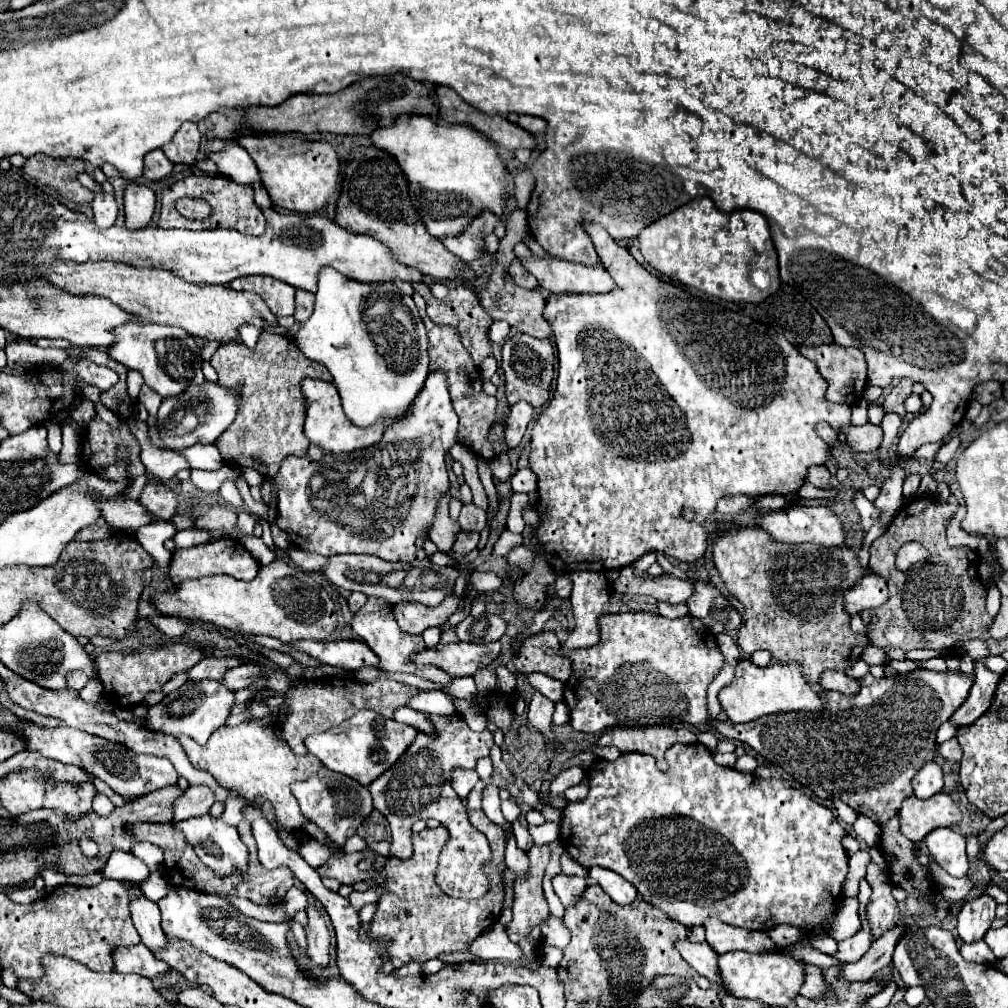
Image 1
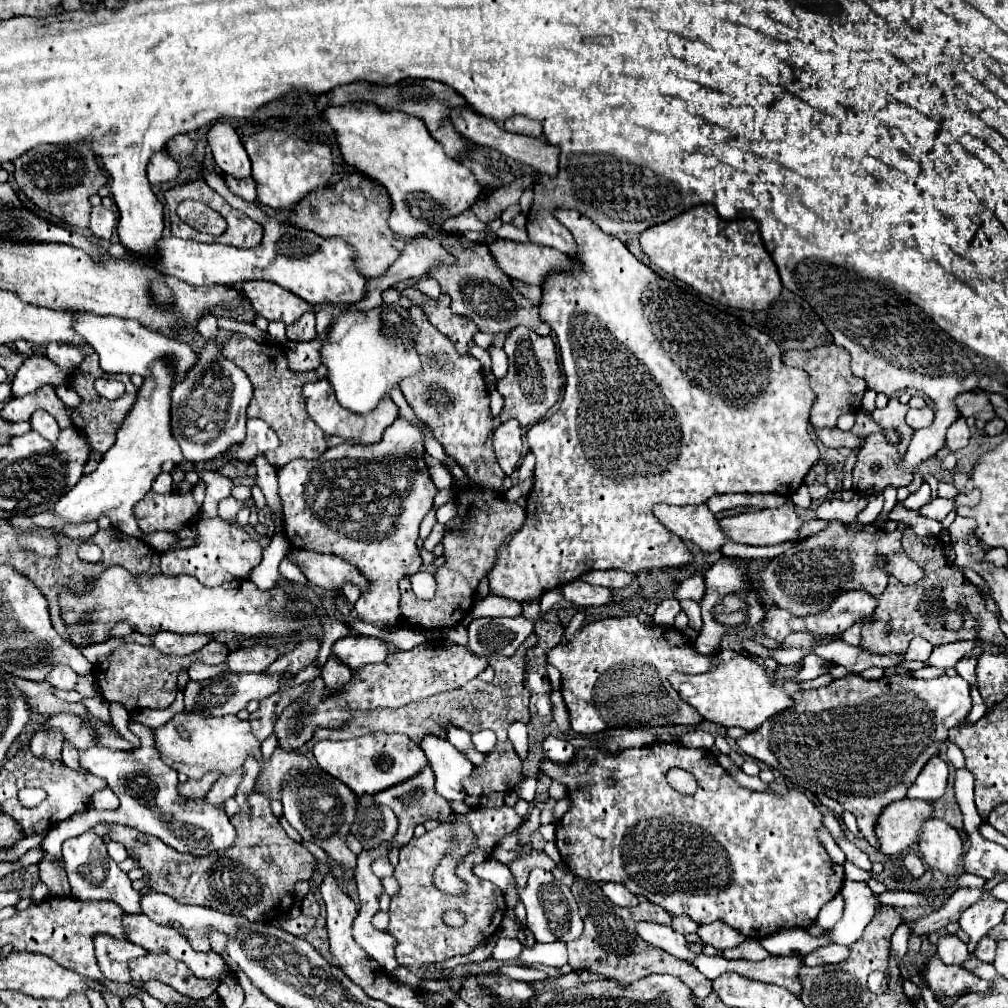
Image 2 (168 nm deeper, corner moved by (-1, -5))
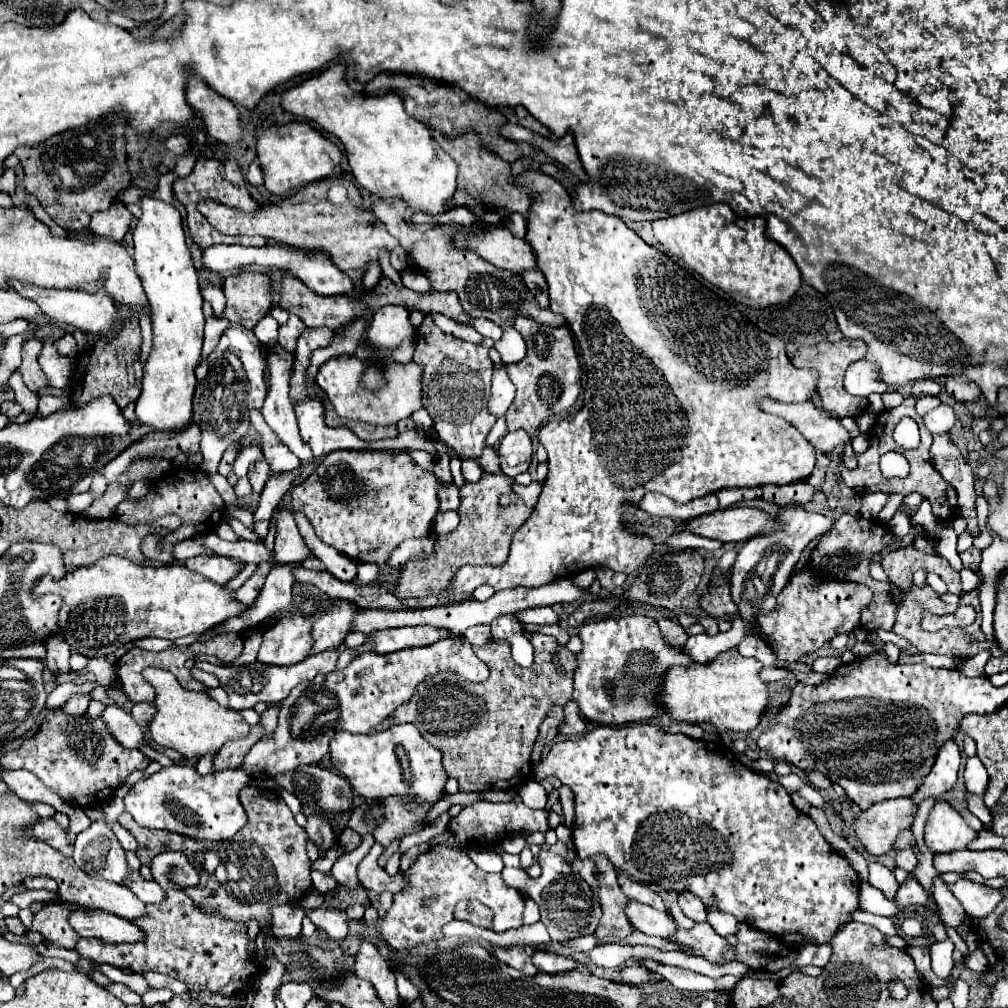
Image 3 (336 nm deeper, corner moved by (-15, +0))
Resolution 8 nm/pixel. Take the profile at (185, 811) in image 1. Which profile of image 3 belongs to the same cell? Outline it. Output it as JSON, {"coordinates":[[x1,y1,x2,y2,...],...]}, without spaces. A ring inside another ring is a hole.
{"coordinates":[[461,635,427,647,407,647,385,655,369,651,355,657,345,669,319,673,315,681,297,685,281,703,277,727,271,735,261,737,251,747,241,769,253,779,273,779,277,773,295,769,299,765,319,763,327,755,329,741,335,737,335,733,371,733,371,729,389,717,401,703,411,699,419,681,445,669,453,669,457,675,473,683,481,683,489,677,487,665,477,659,469,641]]}

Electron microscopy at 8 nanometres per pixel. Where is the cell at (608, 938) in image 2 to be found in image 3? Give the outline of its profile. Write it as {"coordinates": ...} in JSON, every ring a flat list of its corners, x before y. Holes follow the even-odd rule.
{"coordinates":[[595,855,587,859,573,859,571,867,575,873,579,873,593,889,595,897,599,897,599,903,603,905,603,919,595,931,599,939,615,935,615,937,629,937,633,933,631,923,623,915,623,907,627,905,627,897,619,889,617,883,617,871,611,865,611,861,605,855]]}

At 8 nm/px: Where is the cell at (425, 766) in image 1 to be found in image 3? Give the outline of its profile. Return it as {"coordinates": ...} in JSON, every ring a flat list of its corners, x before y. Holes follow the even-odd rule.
{"coordinates":[[387,797,385,819,373,831,375,841,387,847,395,837,405,837,409,833,419,831,421,827,415,827,415,823,427,815,429,807,431,805,417,805,417,809,407,809,407,801,403,801,401,797]]}

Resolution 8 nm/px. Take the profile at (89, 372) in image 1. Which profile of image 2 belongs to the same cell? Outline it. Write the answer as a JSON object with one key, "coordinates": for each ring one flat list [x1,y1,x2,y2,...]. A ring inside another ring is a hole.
{"coordinates":[[97,378,95,390,107,400,117,400,125,392,125,384,119,380,113,380,113,378]]}

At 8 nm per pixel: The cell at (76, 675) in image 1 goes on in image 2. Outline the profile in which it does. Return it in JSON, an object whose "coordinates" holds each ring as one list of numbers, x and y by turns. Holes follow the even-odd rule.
{"coordinates":[[57,666,57,670,53,670,53,674,49,674,49,678,47,678,47,682,59,690,75,690,77,680,79,680,79,676,65,666]]}

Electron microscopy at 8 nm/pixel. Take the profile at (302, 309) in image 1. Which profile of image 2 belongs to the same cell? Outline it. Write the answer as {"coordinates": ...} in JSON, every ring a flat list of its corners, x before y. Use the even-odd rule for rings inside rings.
{"coordinates":[[305,312,297,322,287,326,289,340,313,340,315,338,315,312]]}

